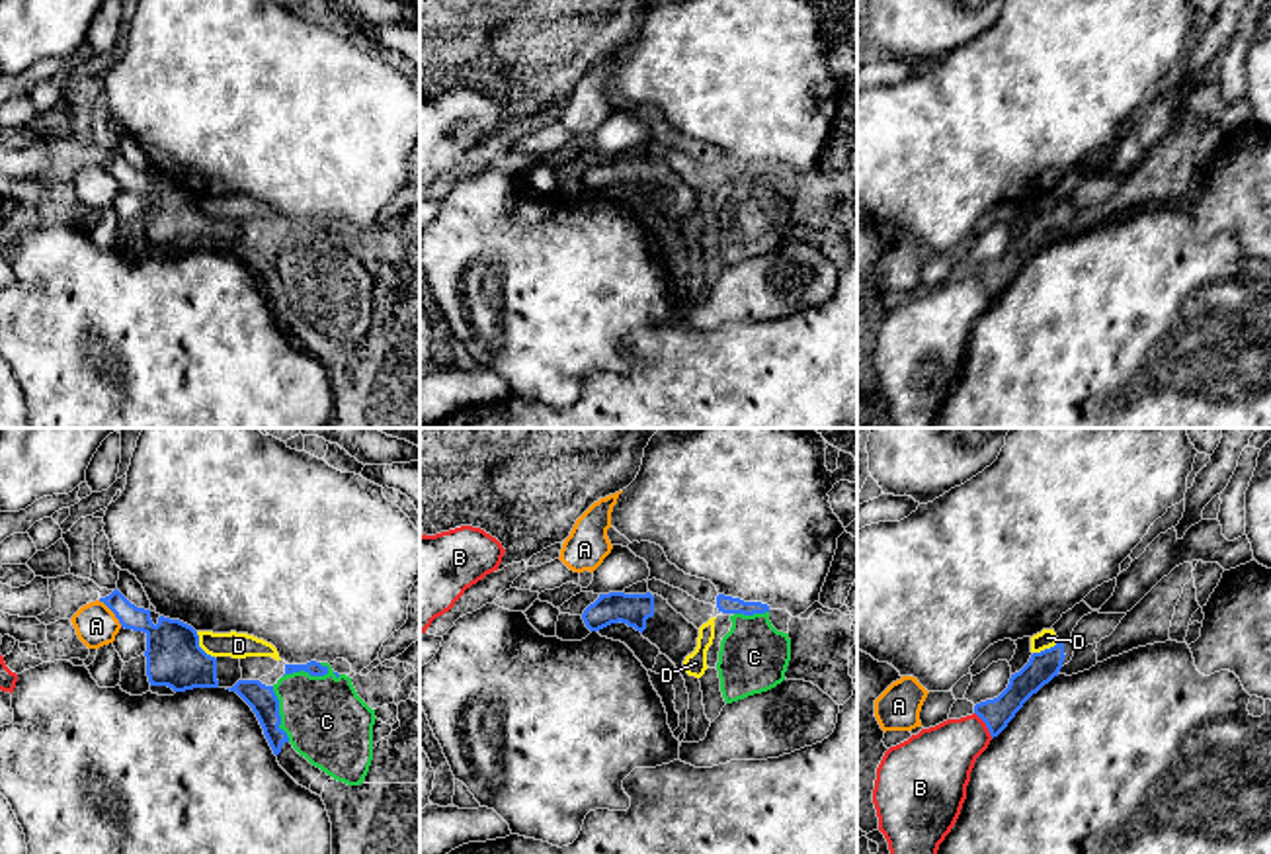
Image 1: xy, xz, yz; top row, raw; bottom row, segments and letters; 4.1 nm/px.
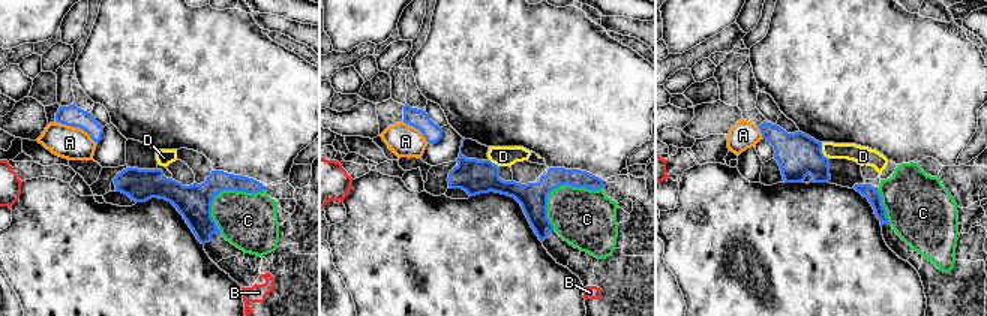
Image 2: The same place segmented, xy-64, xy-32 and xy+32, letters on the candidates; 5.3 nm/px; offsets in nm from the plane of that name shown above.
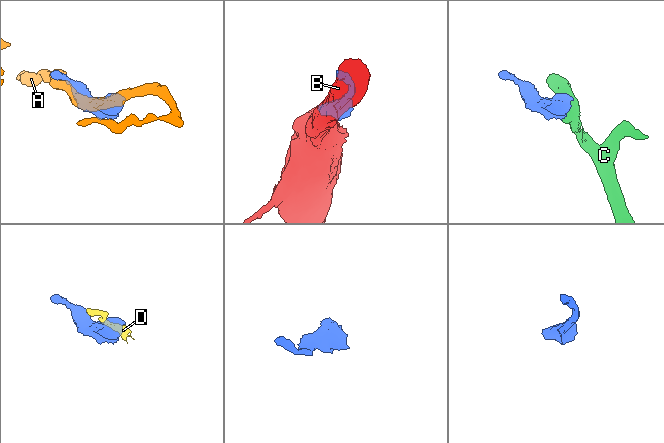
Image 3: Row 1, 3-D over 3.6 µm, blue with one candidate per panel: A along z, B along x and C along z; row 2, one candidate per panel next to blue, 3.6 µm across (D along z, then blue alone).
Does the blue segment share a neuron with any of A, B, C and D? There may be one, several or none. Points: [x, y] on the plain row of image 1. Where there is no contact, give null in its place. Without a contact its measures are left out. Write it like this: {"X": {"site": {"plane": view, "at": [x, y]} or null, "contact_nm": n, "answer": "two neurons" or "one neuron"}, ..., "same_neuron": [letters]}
{"A": {"site": {"plane": "xy", "at": [112, 172]}, "contact_nm": 150, "answer": "two neurons"}, "B": {"site": {"plane": "yz", "at": [986, 288]}, "contact_nm": 130, "answer": "two neurons"}, "C": {"site": {"plane": "xy", "at": [307, 233]}, "contact_nm": 200, "answer": "two neurons"}, "D": {"site": {"plane": "xy", "at": [198, 208]}, "contact_nm": 130, "answer": "two neurons"}, "same_neuron": []}

